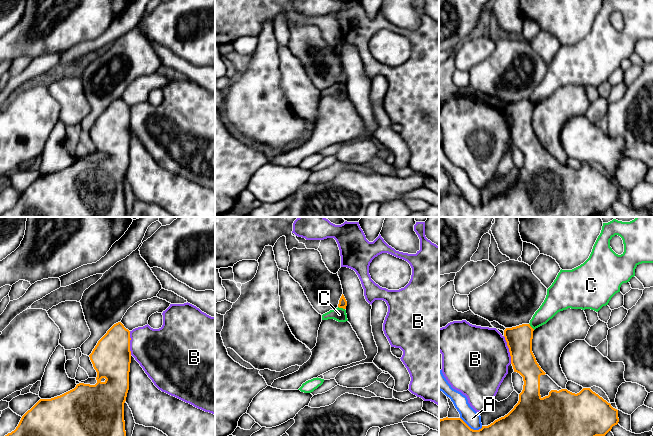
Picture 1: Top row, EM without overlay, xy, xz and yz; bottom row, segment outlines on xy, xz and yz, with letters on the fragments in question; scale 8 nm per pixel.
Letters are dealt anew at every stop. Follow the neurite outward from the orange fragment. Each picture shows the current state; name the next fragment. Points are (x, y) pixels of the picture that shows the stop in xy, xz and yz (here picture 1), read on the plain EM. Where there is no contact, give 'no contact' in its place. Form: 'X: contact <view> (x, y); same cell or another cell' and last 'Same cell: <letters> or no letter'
A: contact yz (470, 204); another cell
B: contact yz (509, 126); another cell
C: contact xz (341, 83); another cell
Same cell: no letter

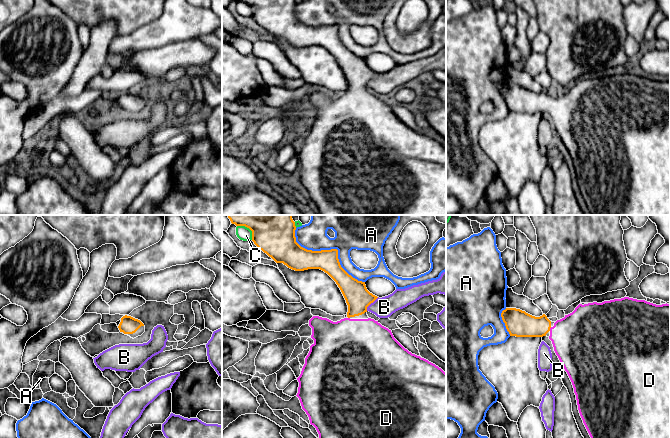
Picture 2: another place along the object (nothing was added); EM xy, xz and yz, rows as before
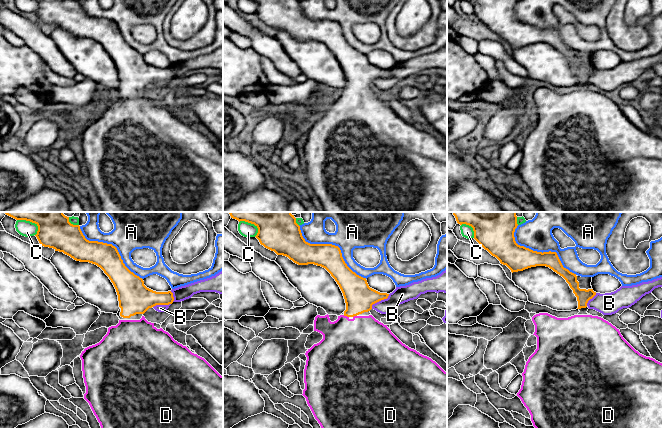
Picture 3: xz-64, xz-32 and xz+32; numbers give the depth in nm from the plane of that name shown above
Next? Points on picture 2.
A: contact xz (330, 26); another cell
B: contact xz (371, 78); another cell
C: contact xz (248, 3); another cell
D: contact yz (549, 105); same cell
Same cell: D

